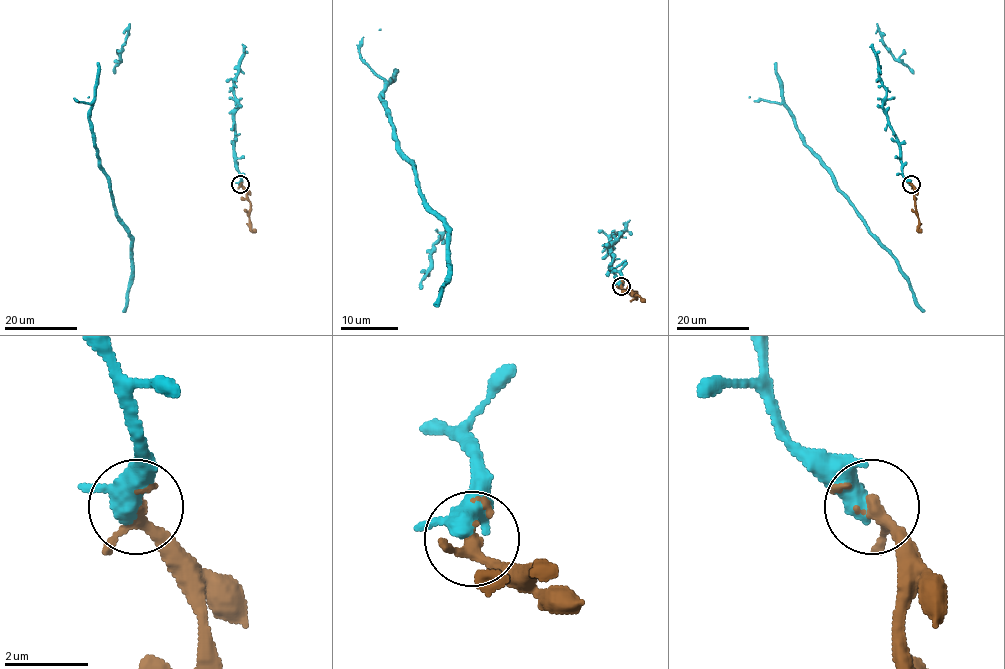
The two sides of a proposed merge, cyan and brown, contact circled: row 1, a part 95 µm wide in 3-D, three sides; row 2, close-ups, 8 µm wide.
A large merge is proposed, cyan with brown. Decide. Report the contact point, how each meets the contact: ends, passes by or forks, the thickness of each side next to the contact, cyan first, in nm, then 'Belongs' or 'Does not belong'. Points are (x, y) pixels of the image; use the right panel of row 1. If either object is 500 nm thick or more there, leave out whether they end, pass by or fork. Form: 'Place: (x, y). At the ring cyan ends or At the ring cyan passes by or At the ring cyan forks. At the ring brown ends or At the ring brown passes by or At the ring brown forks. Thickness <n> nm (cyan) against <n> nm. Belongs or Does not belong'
Place: (911, 184). At the ring cyan passes by. At the ring brown forks. Thickness 400 nm (cyan) against 220 nm. Belongs

